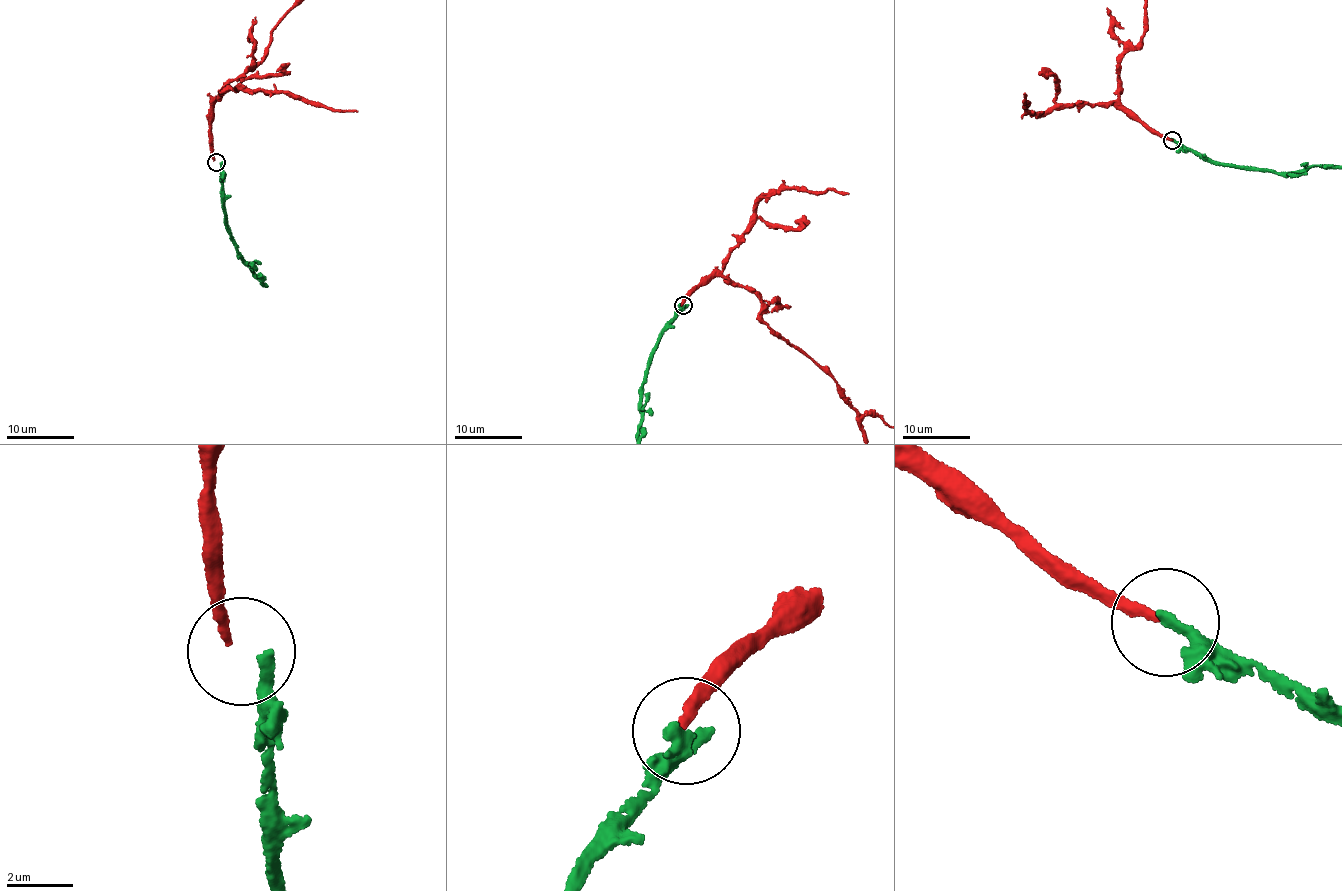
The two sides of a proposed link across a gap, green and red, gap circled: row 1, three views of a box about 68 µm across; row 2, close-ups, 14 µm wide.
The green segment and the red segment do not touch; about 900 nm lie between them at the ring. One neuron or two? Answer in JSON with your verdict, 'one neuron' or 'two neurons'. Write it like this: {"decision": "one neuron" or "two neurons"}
{"decision": "two neurons"}

